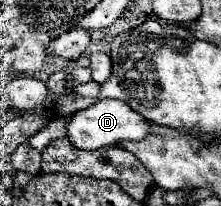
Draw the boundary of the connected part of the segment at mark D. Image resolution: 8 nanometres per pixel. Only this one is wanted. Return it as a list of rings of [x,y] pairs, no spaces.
[[[99,99],[95,105],[71,115],[65,135],[73,147],[101,149],[101,147],[119,145],[121,141],[127,141],[127,139],[133,139],[133,141],[143,139],[147,135],[147,127],[151,127],[151,123],[147,123],[139,113],[131,111],[127,103],[119,99]]]

